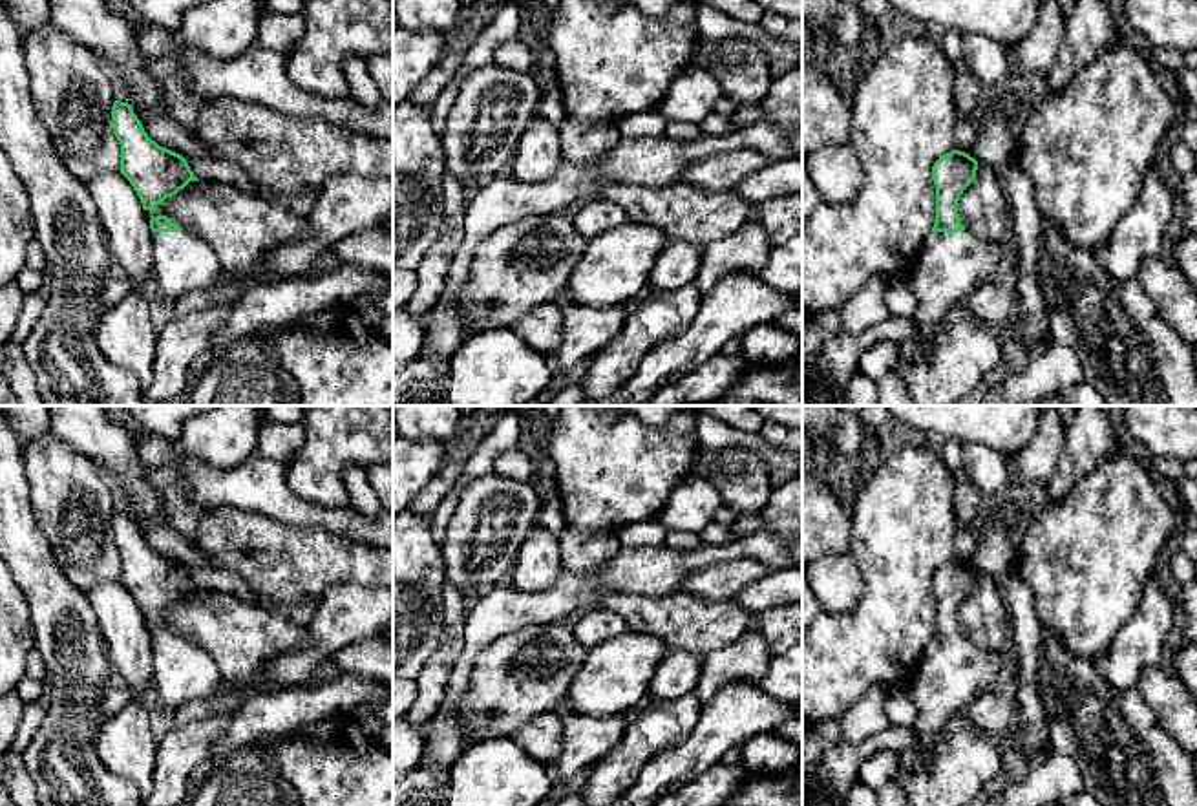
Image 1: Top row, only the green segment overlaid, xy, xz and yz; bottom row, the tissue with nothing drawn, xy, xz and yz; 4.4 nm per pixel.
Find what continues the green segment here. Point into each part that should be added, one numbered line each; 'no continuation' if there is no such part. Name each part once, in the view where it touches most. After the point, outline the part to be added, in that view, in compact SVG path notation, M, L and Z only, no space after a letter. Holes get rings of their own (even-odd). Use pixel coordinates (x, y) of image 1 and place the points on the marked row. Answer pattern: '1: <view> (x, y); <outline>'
1: yz (949, 265); M969 230L928 232L908 274L917 300L914 342L919 345L919 360L930 356L932 342L950 307L965 302L1007 256L1007 245L978 239Z

